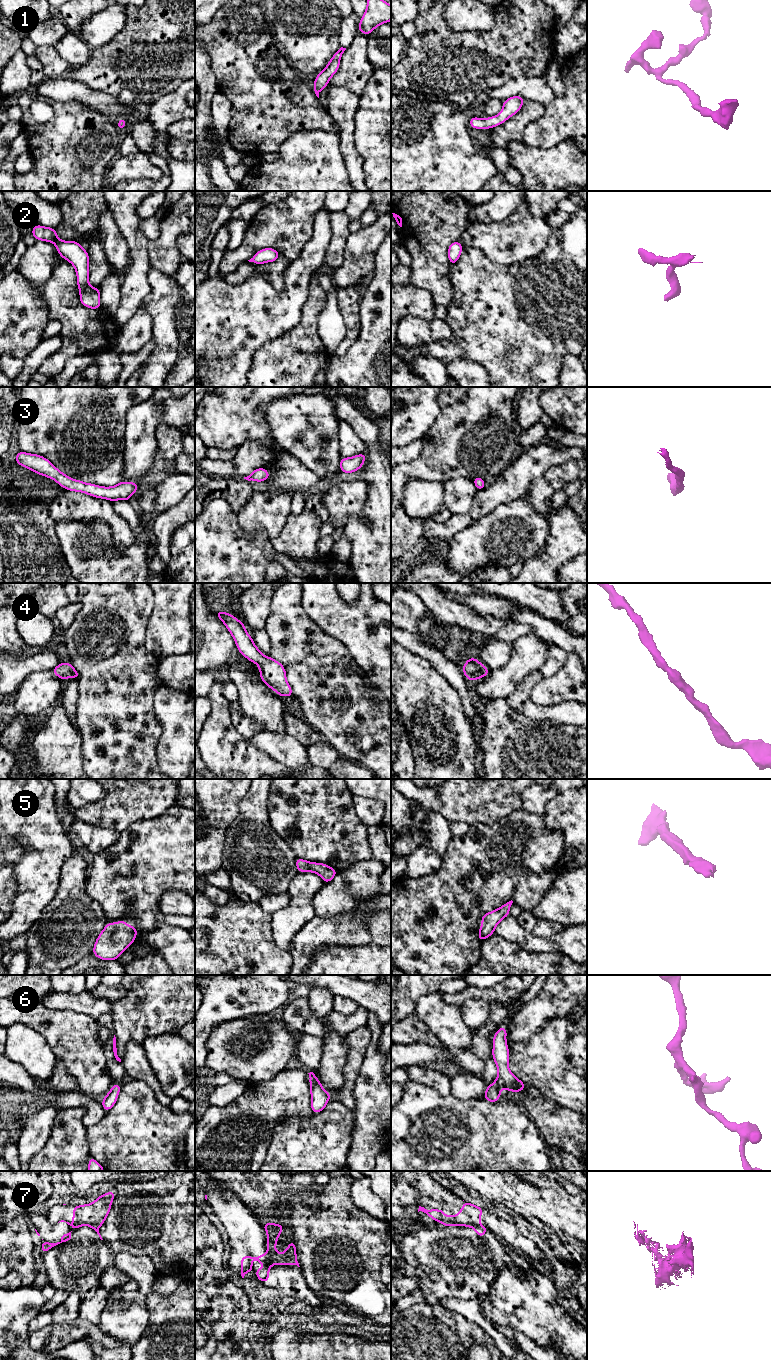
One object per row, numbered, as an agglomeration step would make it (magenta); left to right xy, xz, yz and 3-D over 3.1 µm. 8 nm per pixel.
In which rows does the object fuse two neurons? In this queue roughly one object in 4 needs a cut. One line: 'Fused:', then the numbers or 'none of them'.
Fused: 7

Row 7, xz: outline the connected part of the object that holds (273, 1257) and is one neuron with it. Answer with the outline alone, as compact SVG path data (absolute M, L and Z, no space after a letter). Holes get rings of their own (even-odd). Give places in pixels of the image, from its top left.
M276 1249L273 1252L269 1250L265 1255L260 1256L242 1256L241 1257L241 1276L244 1278L245 1274L252 1271L252 1260L255 1259L263 1264L278 1264L287 1265L289 1264L288 1253L278 1253Z

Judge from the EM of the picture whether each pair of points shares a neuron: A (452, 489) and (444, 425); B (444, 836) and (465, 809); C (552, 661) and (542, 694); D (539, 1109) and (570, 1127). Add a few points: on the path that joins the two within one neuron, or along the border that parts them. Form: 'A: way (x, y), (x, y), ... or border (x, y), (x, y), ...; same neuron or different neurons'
A: border (471, 479), (456, 477), (450, 478), (444, 483); different neurons
B: border (428, 810), (440, 813), (449, 821); different neurons
C: border (565, 662), (553, 675), (543, 678); different neurons
D: way (547, 1115), (558, 1126), (562, 1127); same neuron

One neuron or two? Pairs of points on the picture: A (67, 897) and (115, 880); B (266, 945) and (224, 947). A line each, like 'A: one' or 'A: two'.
A: two
B: one

